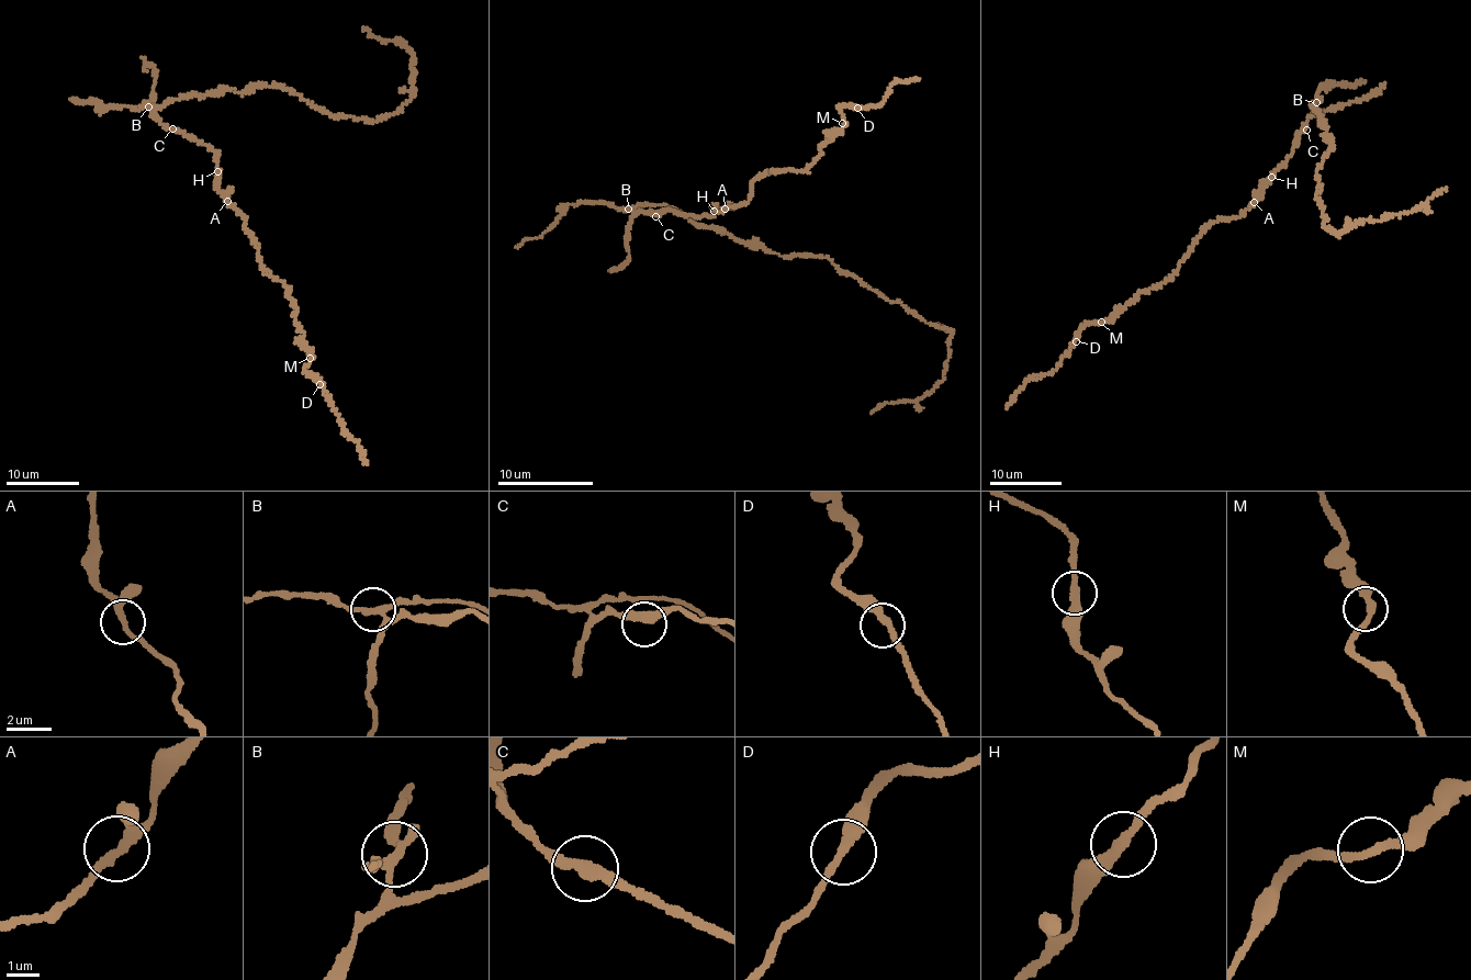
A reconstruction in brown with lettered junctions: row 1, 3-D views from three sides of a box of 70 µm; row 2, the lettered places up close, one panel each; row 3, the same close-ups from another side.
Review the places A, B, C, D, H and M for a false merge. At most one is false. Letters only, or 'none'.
B

